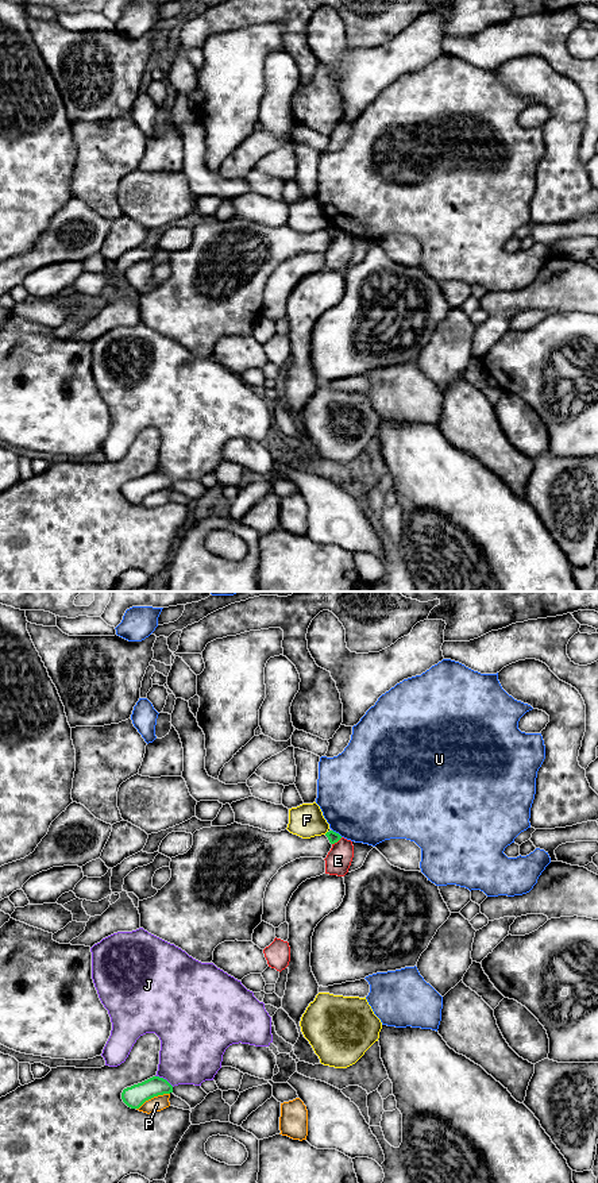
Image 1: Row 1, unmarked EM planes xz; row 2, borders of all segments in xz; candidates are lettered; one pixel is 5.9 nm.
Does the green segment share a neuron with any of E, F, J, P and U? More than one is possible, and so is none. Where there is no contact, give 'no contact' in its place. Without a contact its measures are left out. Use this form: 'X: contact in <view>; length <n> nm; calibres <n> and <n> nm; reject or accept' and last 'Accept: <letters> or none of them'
E: contact in xz; length 80 nm; calibres 70 and 150 nm; reject
F: no contact; reject
J: contact in xz; length 130 nm; calibres 140 and 380 nm; reject
P: contact in xz; length 220 nm; calibres 140 and 90 nm; reject
U: contact in xz; length 80 nm; calibres 70 and 500 nm; reject
Accept: none of them

